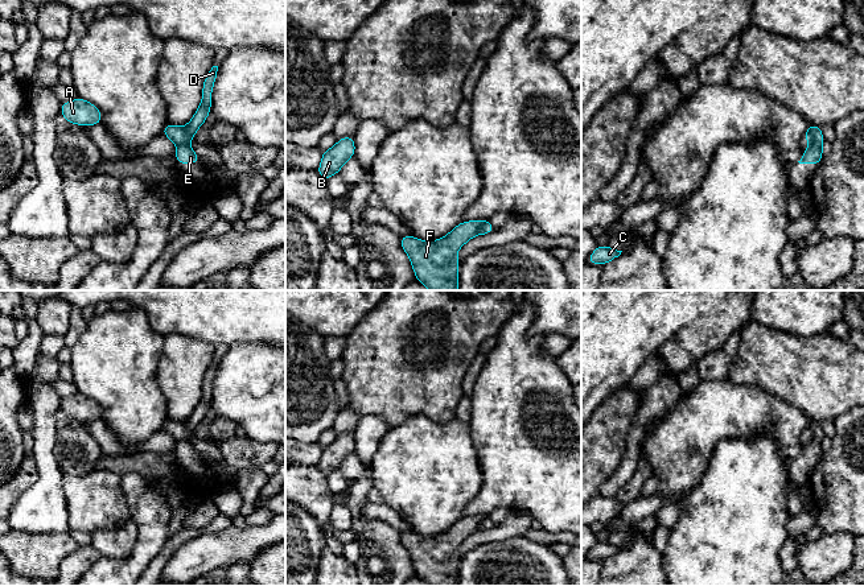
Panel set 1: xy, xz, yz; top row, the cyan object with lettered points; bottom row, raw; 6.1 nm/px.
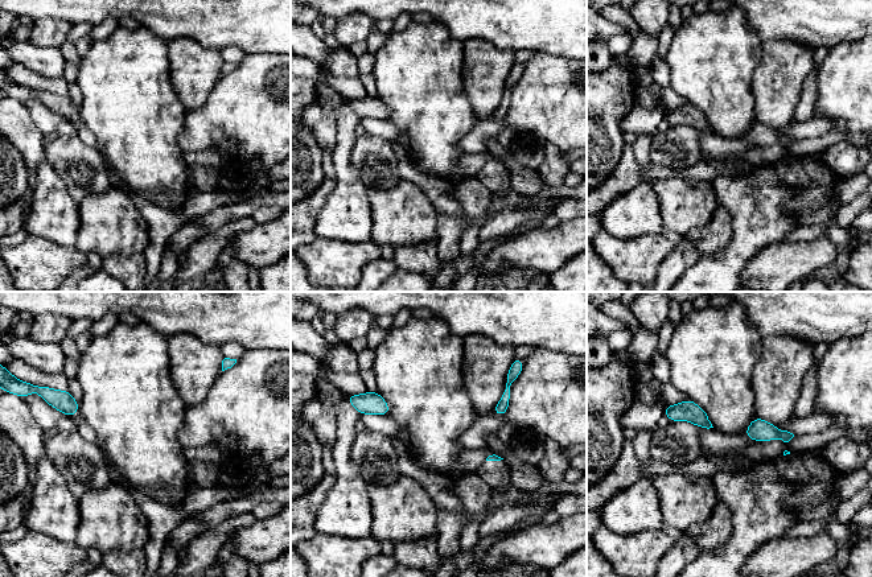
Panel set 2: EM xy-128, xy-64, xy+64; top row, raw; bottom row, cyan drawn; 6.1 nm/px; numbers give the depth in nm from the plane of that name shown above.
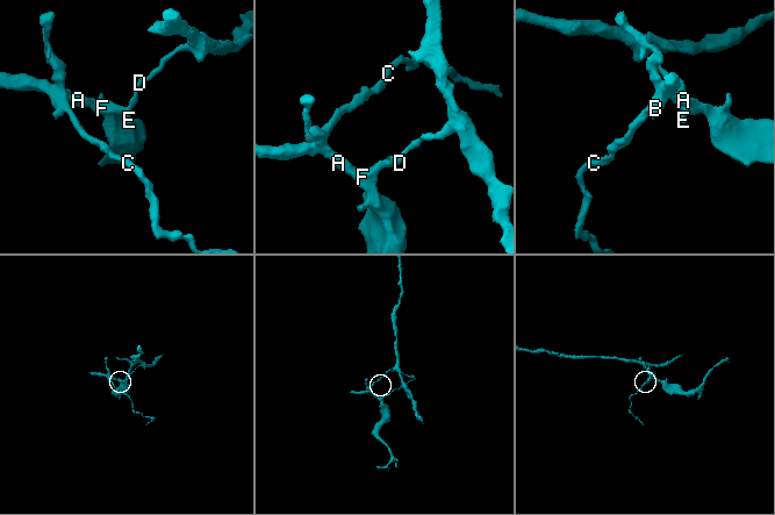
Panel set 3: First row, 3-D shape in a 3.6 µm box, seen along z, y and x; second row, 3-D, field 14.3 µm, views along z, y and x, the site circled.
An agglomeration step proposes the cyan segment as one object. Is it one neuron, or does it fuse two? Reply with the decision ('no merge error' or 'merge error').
merge error

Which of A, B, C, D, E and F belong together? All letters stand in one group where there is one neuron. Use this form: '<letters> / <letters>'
A B C F / D E

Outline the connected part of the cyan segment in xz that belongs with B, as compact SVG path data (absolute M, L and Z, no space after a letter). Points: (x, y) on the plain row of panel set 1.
M343 433L337 437L337 440L322 447L321 459L317 469L328 476L336 469L340 469L342 461L351 453L354 453L355 441L354 433Z

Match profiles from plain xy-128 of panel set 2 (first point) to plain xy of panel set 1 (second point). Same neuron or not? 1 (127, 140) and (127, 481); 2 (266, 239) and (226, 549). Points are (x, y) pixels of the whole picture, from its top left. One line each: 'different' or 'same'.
1: different
2: same

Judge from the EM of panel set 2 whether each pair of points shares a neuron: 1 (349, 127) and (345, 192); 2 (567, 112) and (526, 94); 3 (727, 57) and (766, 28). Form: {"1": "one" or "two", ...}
{"1": "one", "2": "one", "3": "two"}

